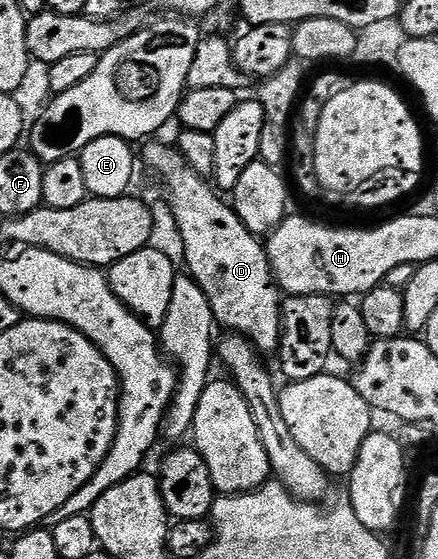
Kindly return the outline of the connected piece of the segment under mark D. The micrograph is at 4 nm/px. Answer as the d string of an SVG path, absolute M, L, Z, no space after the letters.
M153 140L146 145L150 146L145 150L145 162L165 181L165 190L169 193L169 206L173 209L173 218L177 221L178 232L181 233L181 246L185 249L185 262L189 265L187 273L196 280L199 288L203 288L211 304L214 323L220 329L222 326L222 331L248 338L252 346L262 355L268 356L272 350L274 353L281 345L283 291L273 277L273 270L269 267L269 256L262 239L250 232L241 223L232 205L226 199L224 202L221 199L224 197L202 175L196 174L189 167L176 145L164 146L157 141L161 140Z

